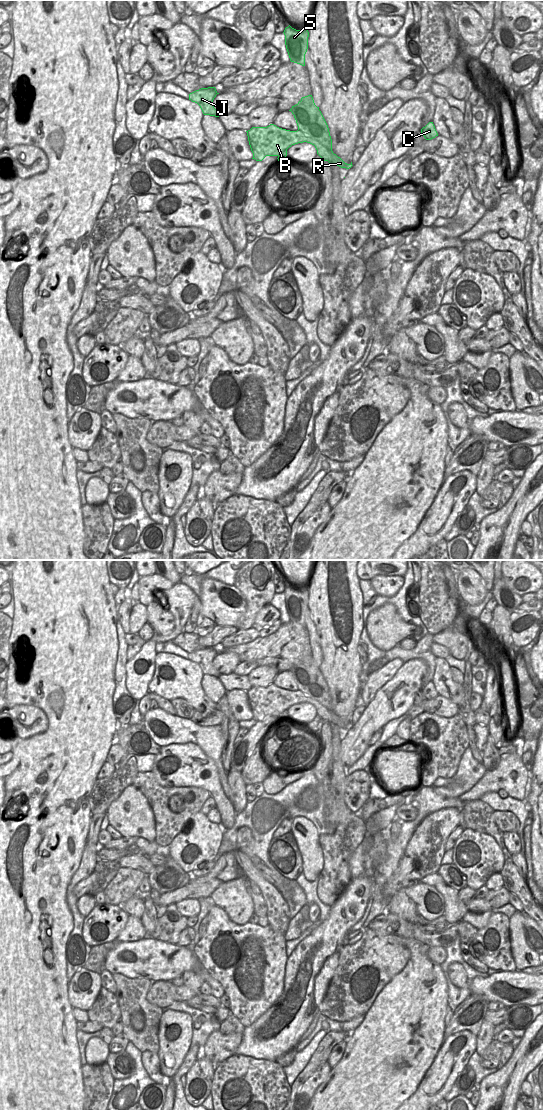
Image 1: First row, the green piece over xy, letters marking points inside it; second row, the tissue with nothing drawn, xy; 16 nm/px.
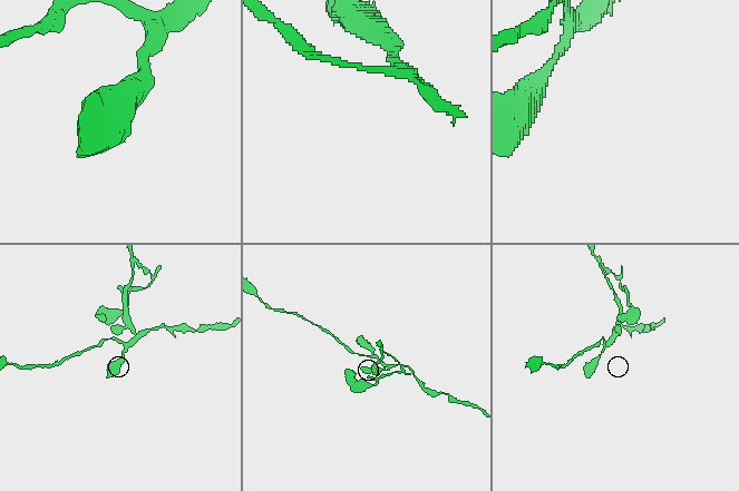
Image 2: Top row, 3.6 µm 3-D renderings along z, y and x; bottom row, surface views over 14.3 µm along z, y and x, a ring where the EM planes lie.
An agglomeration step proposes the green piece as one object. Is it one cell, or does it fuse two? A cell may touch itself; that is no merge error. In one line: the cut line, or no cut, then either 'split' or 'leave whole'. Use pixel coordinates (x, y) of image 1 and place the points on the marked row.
cut in xy along (298, 129), (320, 142), (332, 152); split

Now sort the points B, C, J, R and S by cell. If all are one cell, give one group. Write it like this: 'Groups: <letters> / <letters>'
Groups: B C R / J S.

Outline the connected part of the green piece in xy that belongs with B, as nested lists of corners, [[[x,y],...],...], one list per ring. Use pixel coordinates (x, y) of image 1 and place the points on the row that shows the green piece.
[[[270,124],[267,127],[252,127],[250,130],[246,131],[248,136],[249,145],[253,153],[253,158],[256,161],[262,161],[266,156],[277,156],[278,161],[287,156],[287,149],[292,145],[307,142],[315,146],[317,154],[324,160],[328,161],[331,165],[336,165],[341,168],[349,169],[351,168],[352,162],[350,164],[345,163],[336,154],[325,148],[321,143],[314,140],[313,138],[307,136],[300,130],[290,131],[277,127],[274,124]]]

